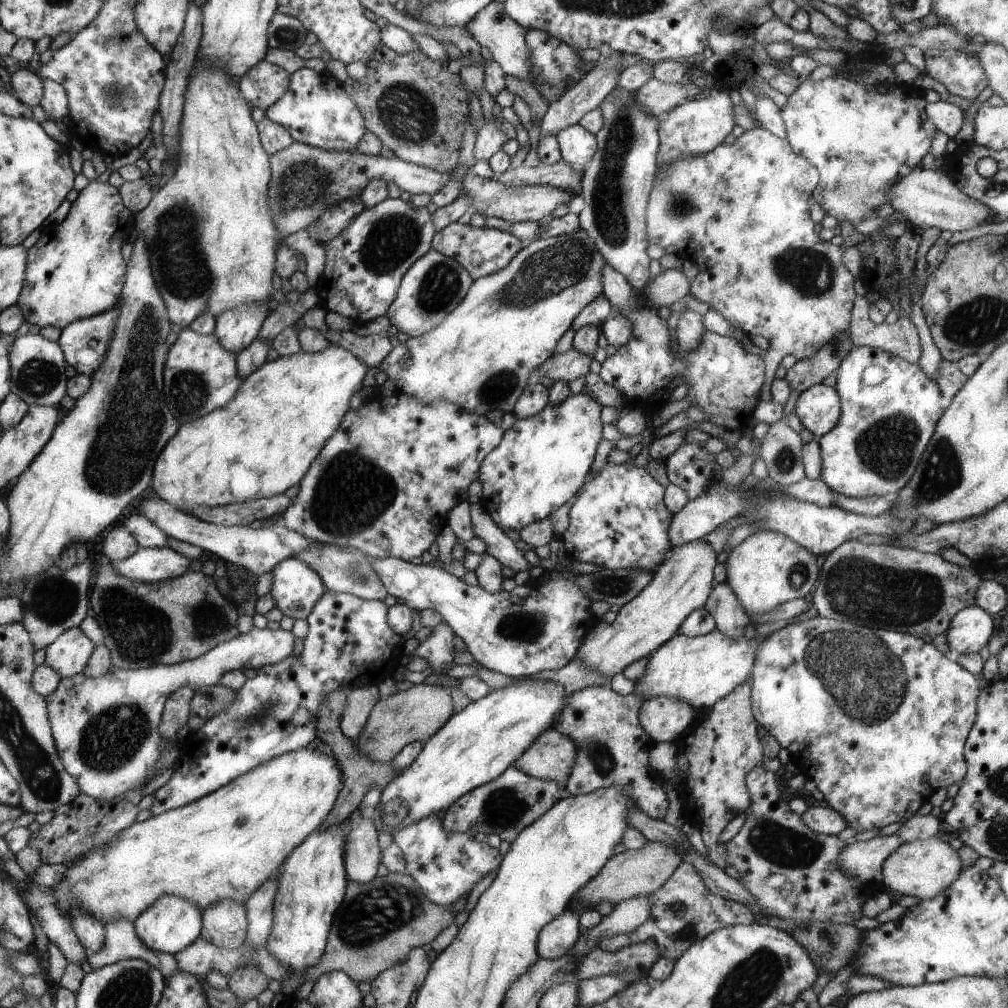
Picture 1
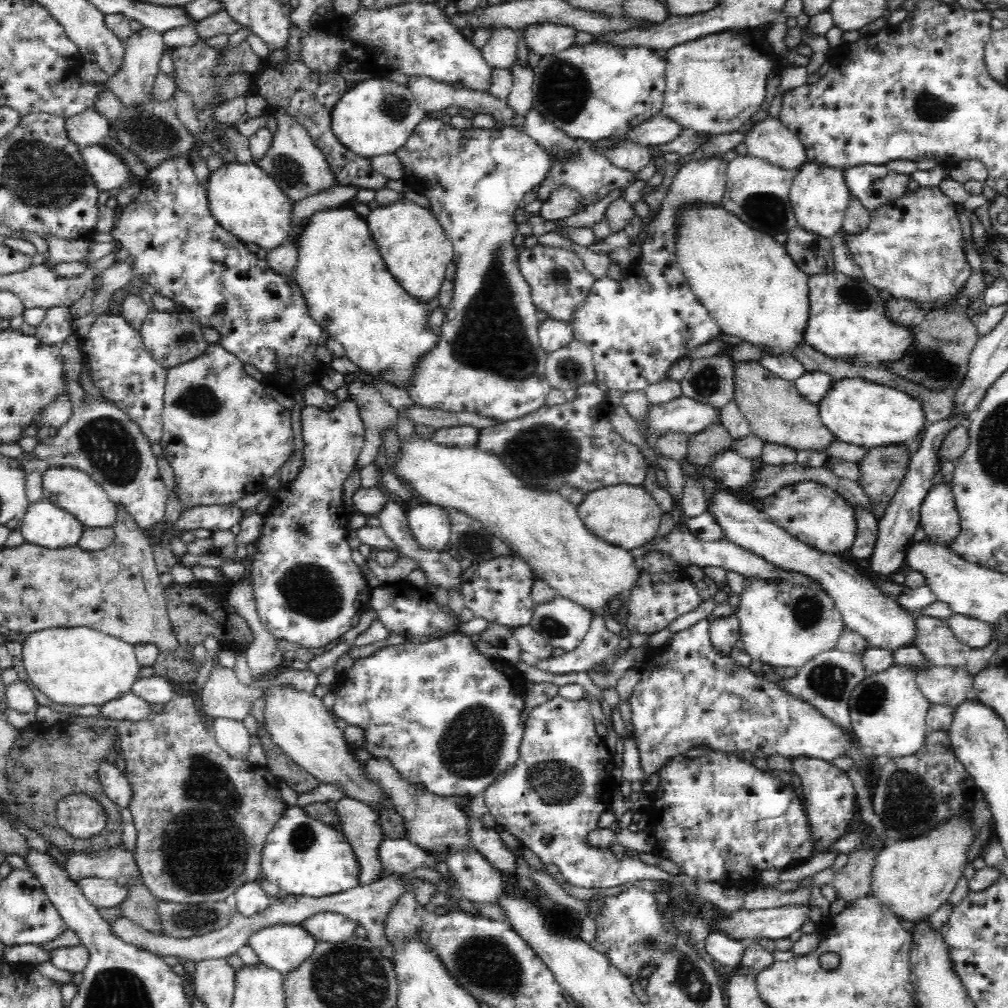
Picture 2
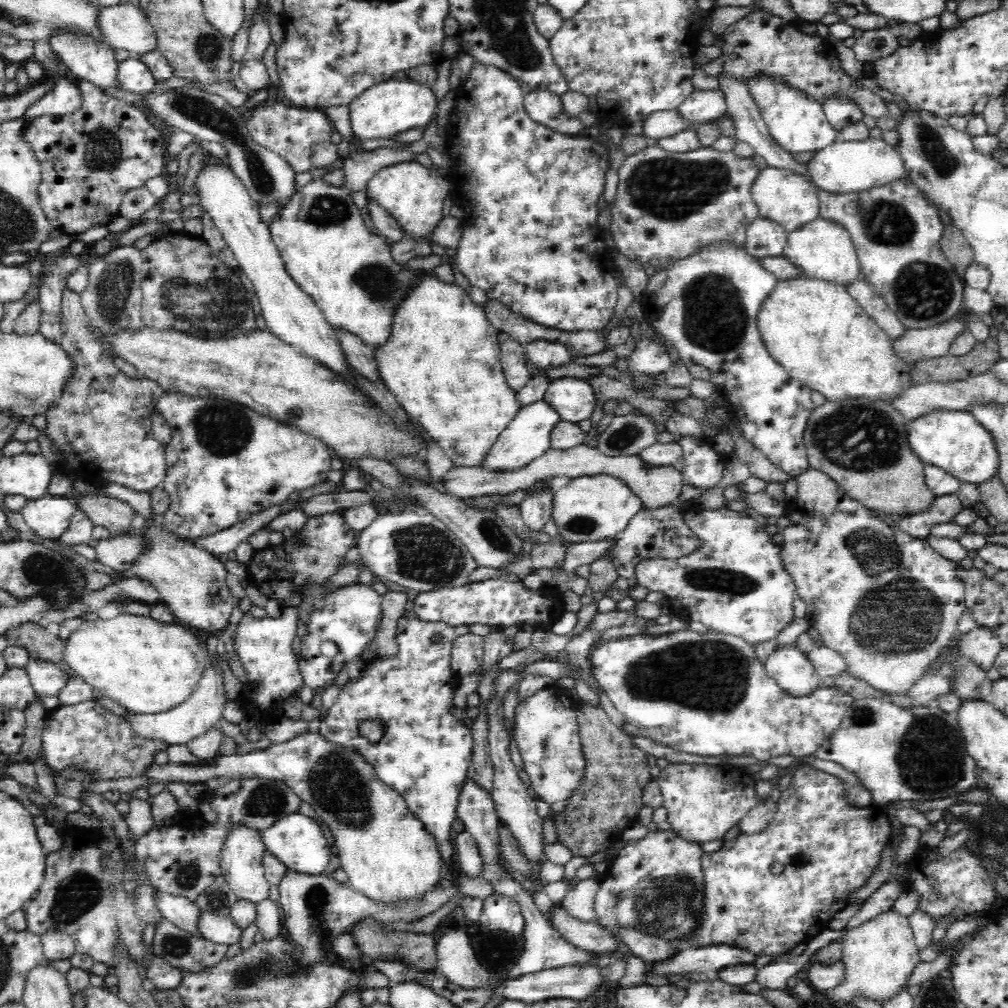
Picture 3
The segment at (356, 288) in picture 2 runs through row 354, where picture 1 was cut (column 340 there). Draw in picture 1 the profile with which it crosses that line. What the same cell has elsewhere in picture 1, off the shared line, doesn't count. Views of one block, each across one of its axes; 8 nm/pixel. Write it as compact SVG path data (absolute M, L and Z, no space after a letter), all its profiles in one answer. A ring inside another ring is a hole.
M333 344L327 345L323 350L316 353L306 353L299 350L295 354L278 357L276 360L263 363L257 370L254 370L243 379L237 394L227 404L220 406L219 409L215 409L211 413L207 413L203 417L197 418L197 422L187 420L185 423L180 424L181 430L177 429L177 432L161 449L159 456L156 458L151 482L151 488L154 490L155 496L167 501L174 507L193 509L196 506L216 507L242 503L251 499L260 499L283 493L284 490L287 490L293 484L297 484L304 477L304 474L308 472L309 465L312 464L312 461L315 460L317 454L323 448L324 442L339 428L344 414L349 410L349 398L351 398L355 389L362 387L361 381L367 369L369 367L362 363L352 352Z

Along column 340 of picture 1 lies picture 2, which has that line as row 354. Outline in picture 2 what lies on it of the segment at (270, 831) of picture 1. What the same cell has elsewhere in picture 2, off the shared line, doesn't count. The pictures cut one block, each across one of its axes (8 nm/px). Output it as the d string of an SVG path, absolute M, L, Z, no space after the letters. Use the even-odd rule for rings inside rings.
M720 202L680 204L674 213L678 225L674 230L678 268L682 270L690 291L708 311L710 318L717 322L723 338L757 344L774 355L788 355L796 344L802 344L802 334L808 322L809 276L790 259L785 246L766 233L748 228Z

